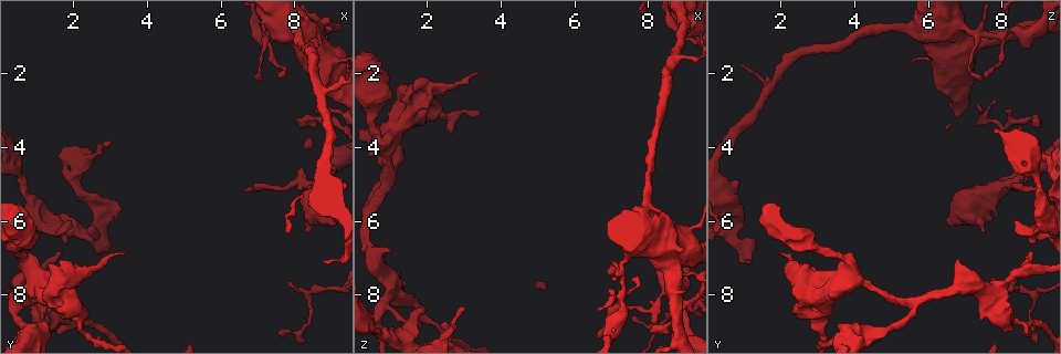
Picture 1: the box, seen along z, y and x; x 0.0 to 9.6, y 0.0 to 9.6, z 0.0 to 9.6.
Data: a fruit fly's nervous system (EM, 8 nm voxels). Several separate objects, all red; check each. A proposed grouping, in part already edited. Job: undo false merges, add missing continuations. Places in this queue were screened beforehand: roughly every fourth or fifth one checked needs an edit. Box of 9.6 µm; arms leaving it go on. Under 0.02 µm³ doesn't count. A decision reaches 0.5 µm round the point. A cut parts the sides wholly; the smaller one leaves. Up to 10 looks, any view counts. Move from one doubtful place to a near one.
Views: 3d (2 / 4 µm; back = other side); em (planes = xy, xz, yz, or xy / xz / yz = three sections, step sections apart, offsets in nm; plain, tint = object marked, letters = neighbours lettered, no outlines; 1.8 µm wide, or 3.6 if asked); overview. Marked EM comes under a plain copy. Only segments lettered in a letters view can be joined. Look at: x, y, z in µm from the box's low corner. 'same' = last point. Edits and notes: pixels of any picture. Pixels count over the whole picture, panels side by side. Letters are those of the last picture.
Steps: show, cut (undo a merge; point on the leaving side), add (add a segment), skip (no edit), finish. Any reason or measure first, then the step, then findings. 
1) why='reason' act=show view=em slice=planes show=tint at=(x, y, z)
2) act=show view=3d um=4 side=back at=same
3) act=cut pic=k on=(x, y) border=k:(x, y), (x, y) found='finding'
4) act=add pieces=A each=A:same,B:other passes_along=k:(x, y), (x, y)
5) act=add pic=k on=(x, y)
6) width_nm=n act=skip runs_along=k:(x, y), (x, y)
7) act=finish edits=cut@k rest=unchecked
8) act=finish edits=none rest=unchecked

why='an open end' act=show view=3d um=2 at=(1.85, 6.05, 8.35)

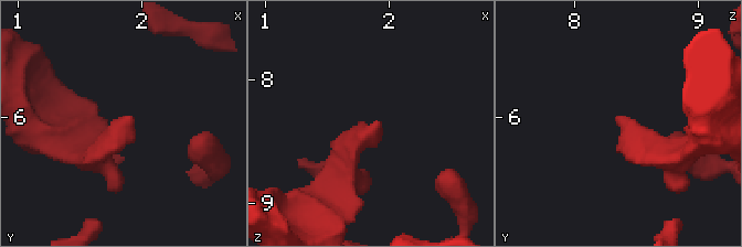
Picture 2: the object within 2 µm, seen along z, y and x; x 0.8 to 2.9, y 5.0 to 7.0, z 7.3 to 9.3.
act=show view=em slice=planes show=letters at=(1.90, 6.04, 8.32)

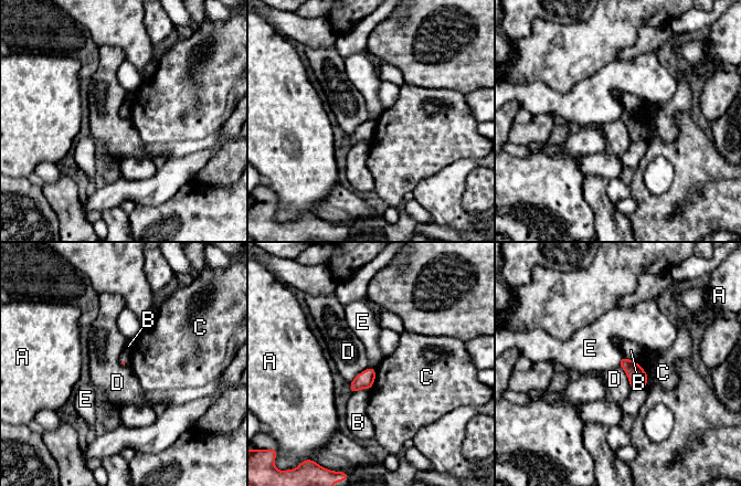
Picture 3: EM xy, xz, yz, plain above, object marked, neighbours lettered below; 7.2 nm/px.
act=skip each=A:other,B:other,C:other,D:other,E:other border=3:(374, 367), (362, 370), (350, 382) found='no lettered segment goes on from it'

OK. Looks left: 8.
why='sharp bend' act=show view=em slice=planes show=tint at=(0.90, 7.95, 7.65)

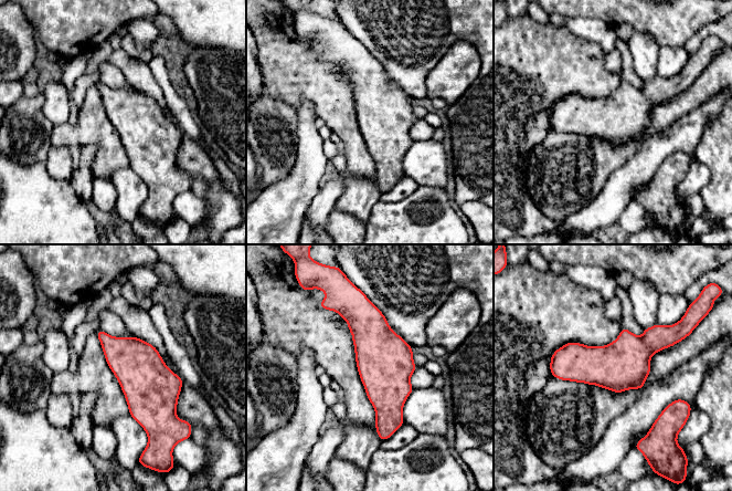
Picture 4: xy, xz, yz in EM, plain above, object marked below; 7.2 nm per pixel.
why='see the neighbours' act=show view=em slice=planes show=letters at=same

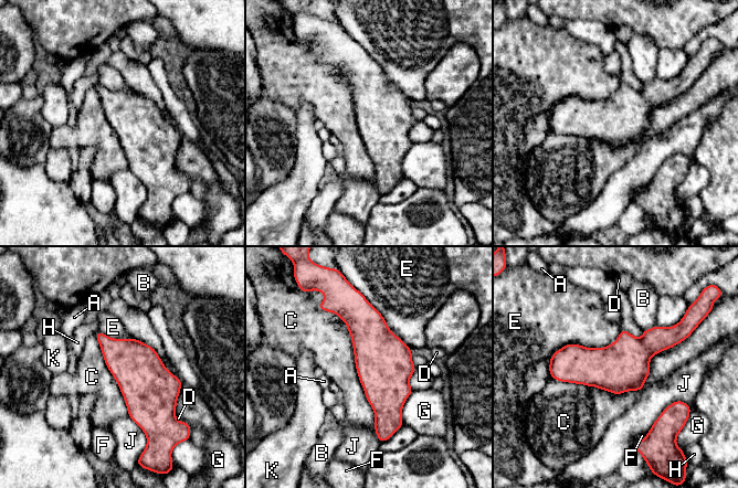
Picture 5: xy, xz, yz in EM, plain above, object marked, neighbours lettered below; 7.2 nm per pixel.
width_nm=360 act=skip each=A:other,B:other,C:other,D:other,E:other,F:other,G:other,H:other,J:other,K:other border=5:(686, 337), (640, 390), (551, 378) found='all the same neuron'

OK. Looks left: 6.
why='thick end' act=show view=em slice=xz step=16 show=letters at=(8.35, 6.30, 7.50)

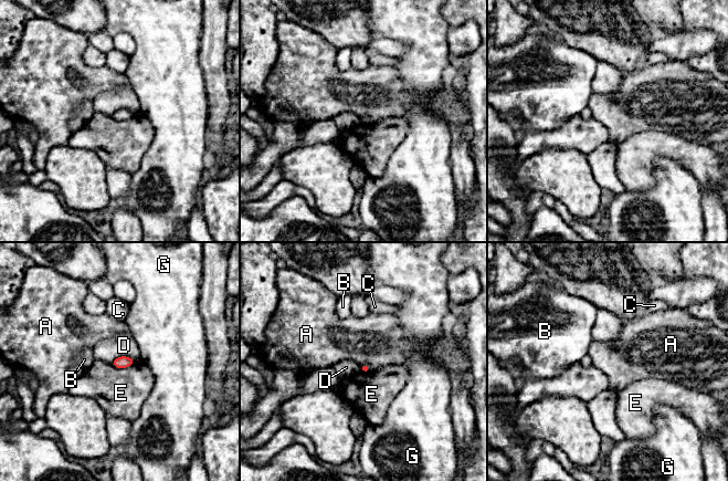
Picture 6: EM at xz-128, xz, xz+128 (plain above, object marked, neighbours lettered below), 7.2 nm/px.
act=show view=em slice=planes show=letters at=same

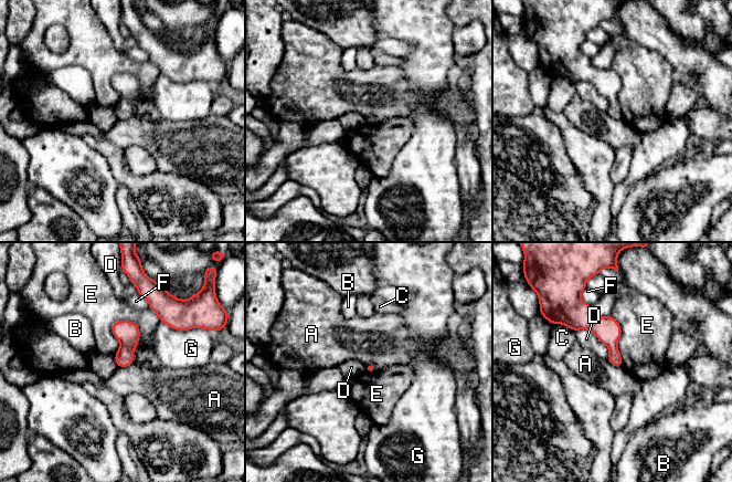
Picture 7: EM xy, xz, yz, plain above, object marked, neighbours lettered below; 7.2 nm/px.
longest_contact=D:320nm act=skip each=A:other,B:other,C:other,D:other,E:other,F:other,G:other border=7:(134, 362), (127, 366), (117, 367) found='none of them fits'

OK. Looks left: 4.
why='thin neck' act=show view=em slice=xy step=4 show=tint at=(7.30, 0.90, 8.55)

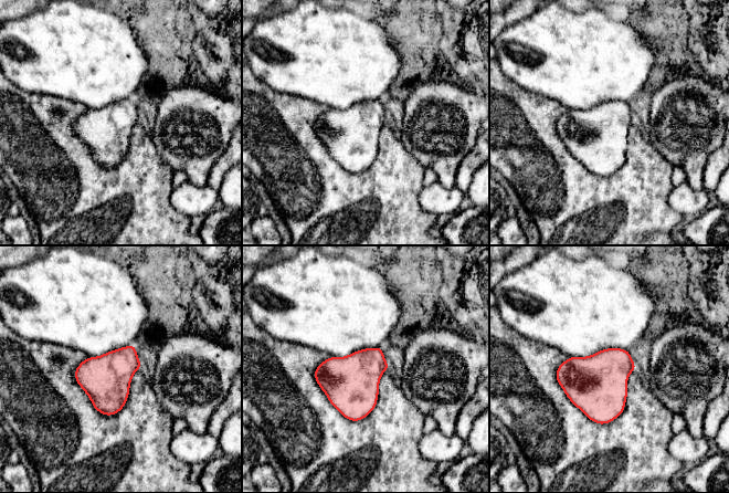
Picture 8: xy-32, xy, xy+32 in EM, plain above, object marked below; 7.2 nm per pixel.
act=show view=em slice=yz step=4 show=letters at=same

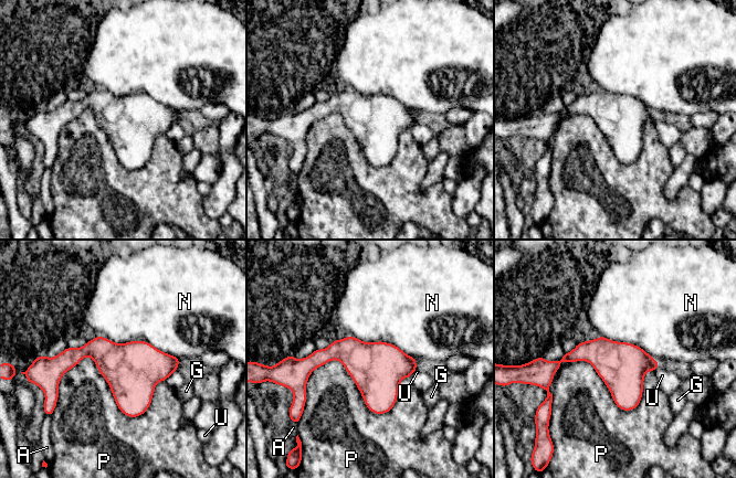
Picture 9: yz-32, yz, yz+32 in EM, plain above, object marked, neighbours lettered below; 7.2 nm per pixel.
width_nm=340 act=skip each=A:other,G:other,N:other,P:other,U:other found='continuous, no second neuron'

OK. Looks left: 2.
act=finish edits=none rest=unchecked

